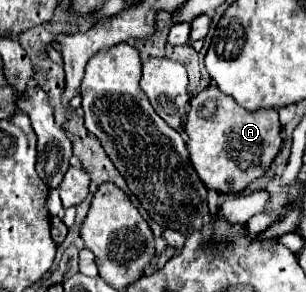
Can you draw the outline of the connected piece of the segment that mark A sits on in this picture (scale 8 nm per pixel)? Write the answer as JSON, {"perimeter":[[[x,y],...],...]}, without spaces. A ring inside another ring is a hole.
{"perimeter":[[[206,87],[192,99],[184,129],[190,137],[186,147],[196,173],[208,189],[216,189],[218,193],[244,191],[254,179],[262,177],[270,169],[282,147],[282,125],[276,109],[246,111],[218,87]]]}

